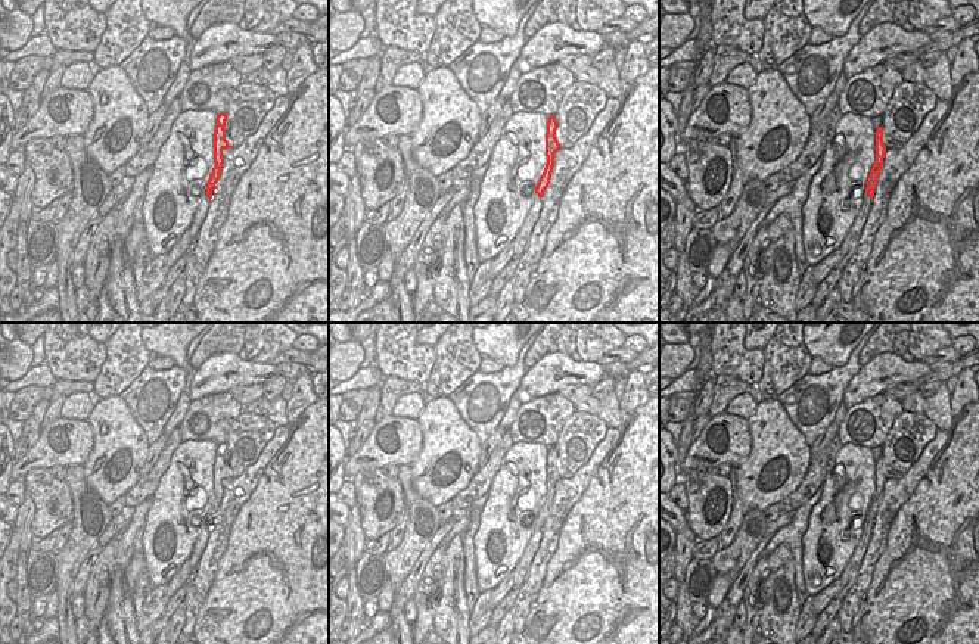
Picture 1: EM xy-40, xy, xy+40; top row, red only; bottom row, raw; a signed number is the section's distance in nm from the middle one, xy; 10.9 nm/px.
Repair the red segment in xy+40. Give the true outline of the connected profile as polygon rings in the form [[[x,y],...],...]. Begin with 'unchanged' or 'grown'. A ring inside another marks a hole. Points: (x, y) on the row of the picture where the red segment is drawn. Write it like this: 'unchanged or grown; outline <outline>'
grown; outline [[[879,127],[876,131],[876,162],[871,168],[865,192],[863,193],[864,200],[863,200],[861,209],[858,211],[857,217],[854,220],[854,224],[851,225],[845,240],[840,245],[842,259],[837,262],[836,268],[843,270],[848,265],[852,255],[855,253],[863,227],[864,227],[868,212],[871,209],[874,189],[877,186],[879,174],[883,168],[885,152],[886,152],[886,147],[883,144],[883,128]]]

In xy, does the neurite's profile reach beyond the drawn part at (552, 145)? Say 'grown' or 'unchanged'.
grown

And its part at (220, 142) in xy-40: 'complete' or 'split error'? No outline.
split error

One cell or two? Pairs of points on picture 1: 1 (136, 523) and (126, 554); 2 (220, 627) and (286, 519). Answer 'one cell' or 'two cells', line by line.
1: one cell
2: one cell

